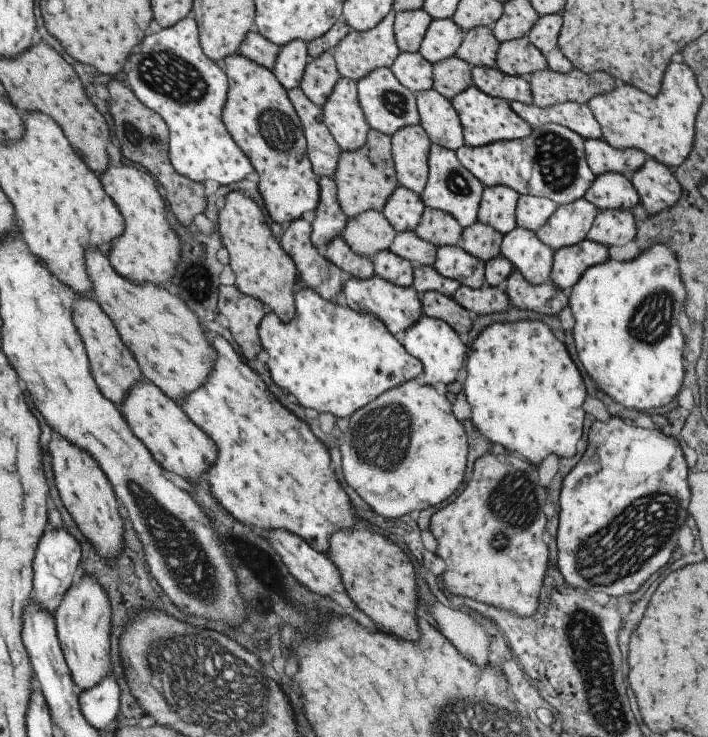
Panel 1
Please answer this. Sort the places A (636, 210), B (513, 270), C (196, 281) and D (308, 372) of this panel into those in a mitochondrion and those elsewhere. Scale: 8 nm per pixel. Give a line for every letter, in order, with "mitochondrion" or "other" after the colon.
A: other
B: other
C: mitochondrion
D: other

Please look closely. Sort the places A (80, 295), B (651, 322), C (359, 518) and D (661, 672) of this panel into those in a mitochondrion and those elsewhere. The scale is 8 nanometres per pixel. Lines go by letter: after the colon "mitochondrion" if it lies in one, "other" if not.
A: other
B: mitochondrion
C: other
D: other

